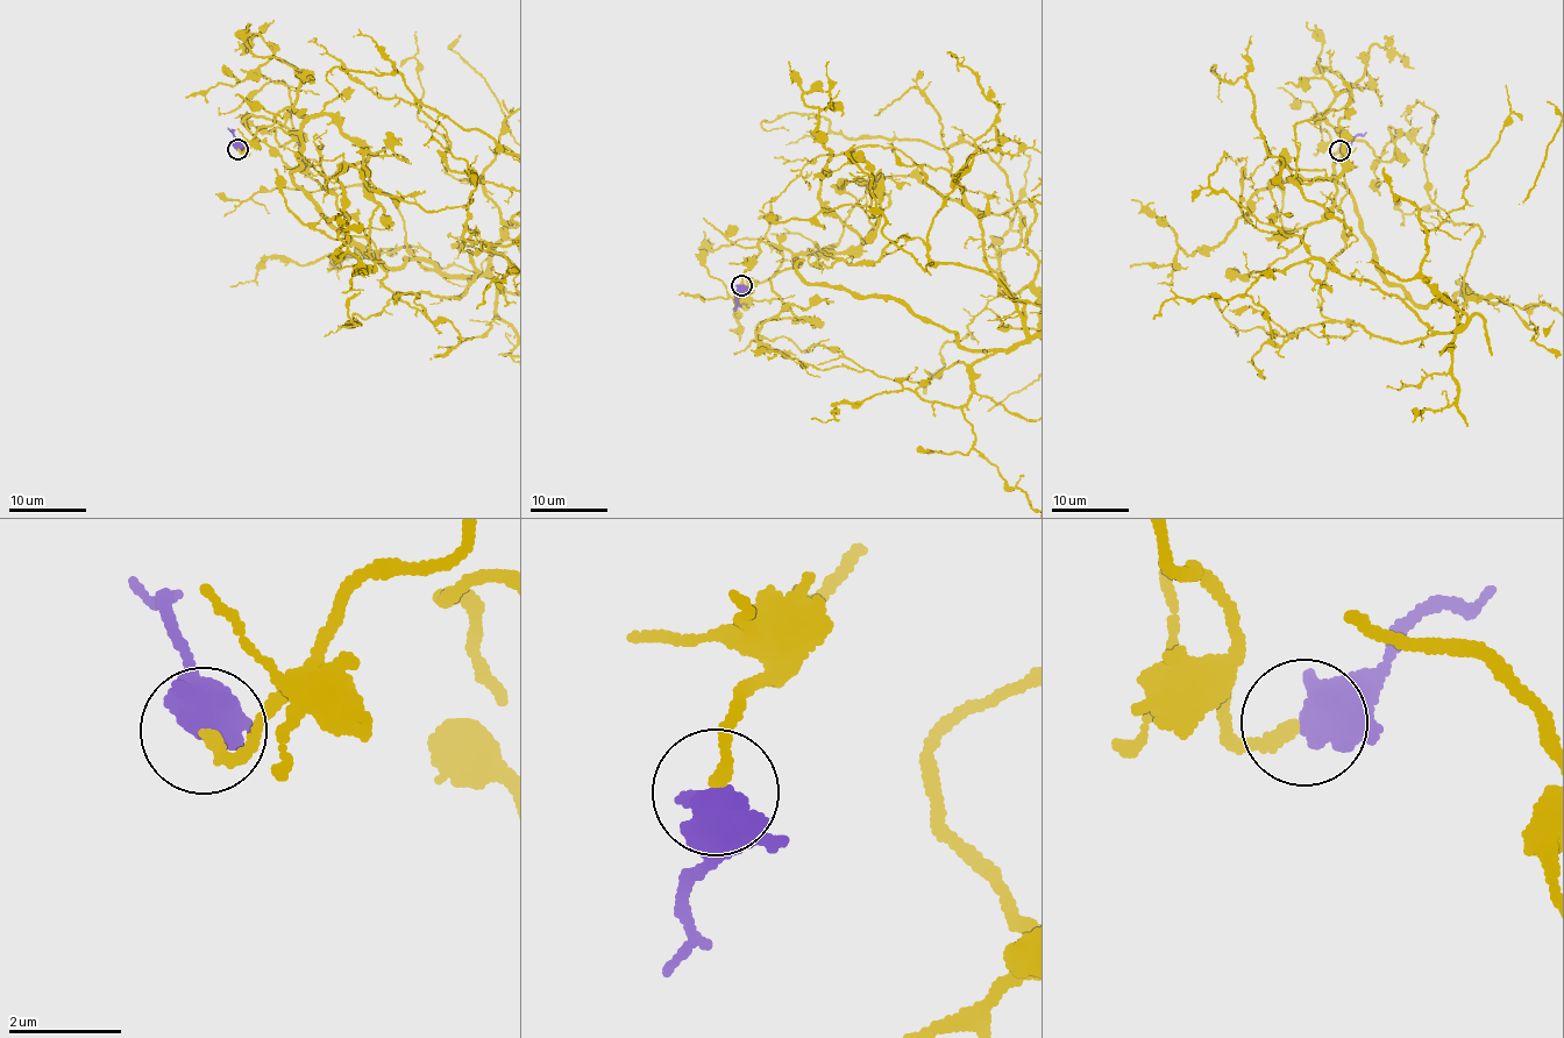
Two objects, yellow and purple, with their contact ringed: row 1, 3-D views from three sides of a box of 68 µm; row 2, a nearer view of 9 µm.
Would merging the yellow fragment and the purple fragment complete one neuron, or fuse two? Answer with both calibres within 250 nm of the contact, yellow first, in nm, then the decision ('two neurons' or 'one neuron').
calibres 220 and 700 nm; one neuron

